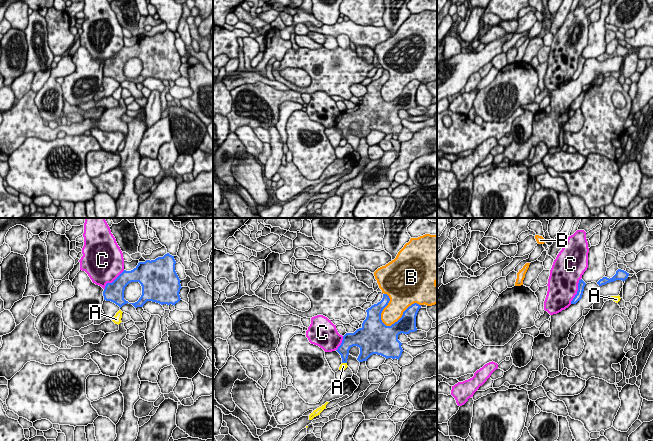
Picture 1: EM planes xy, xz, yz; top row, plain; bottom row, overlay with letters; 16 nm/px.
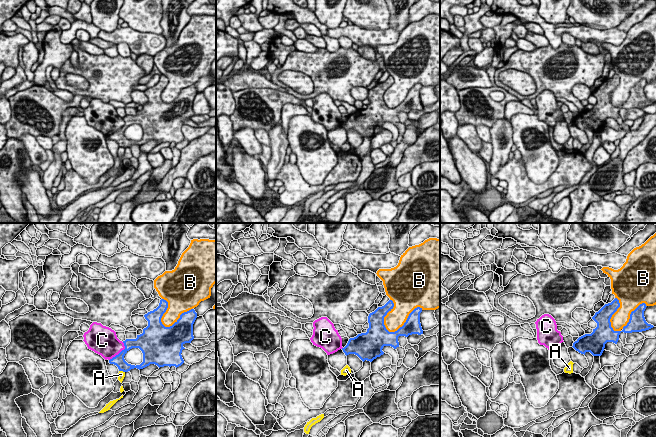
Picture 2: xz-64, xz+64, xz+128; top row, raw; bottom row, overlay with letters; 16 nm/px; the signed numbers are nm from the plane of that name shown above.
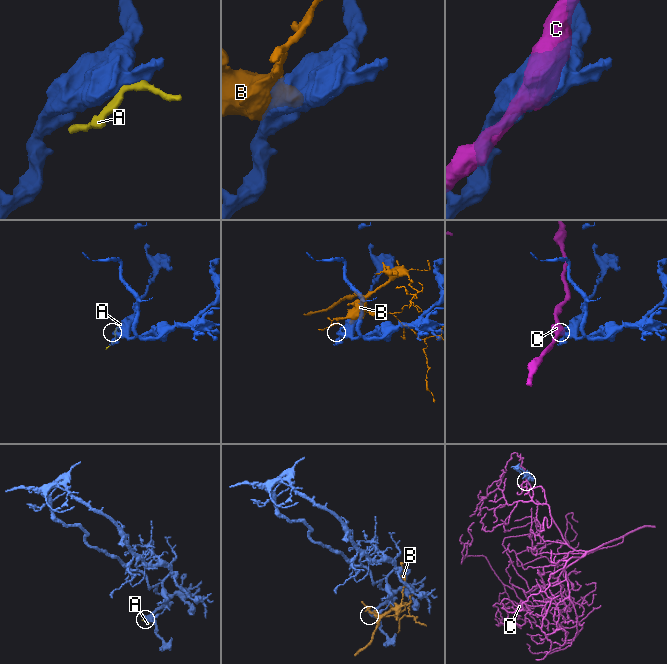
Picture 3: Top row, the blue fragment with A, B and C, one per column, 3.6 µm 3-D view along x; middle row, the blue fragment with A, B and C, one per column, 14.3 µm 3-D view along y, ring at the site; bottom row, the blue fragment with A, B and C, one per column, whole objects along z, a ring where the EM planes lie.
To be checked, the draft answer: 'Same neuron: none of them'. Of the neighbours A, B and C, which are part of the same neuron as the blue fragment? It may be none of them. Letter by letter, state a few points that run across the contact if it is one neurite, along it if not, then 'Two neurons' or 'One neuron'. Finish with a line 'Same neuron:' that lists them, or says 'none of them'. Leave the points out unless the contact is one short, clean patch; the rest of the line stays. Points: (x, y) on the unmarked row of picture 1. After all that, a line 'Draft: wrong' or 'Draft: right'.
A: Two neurons
B: Two neurons
C: Two neurons
Same neuron: none of them
Draft: right

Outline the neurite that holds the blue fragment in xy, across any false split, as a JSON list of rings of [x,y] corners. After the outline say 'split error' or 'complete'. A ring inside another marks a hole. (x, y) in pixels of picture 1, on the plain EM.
[[[169,29],[155,36],[139,38],[133,46],[124,46],[112,59],[106,60],[103,67],[104,76],[121,84],[129,79],[124,75],[125,63],[131,58],[139,58],[142,71],[137,78],[129,80],[137,84],[143,83],[147,77],[152,77],[175,82],[181,76],[179,68],[182,64],[175,40],[174,32]]]; complete

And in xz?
[[[383,70],[383,74],[377,80],[366,86],[367,93],[362,99],[362,103],[354,109],[346,109],[343,112],[341,121],[336,126],[342,134],[342,139],[347,139],[349,126],[353,122],[360,124],[357,134],[359,138],[367,137],[373,131],[381,131],[386,135],[398,135],[401,133],[403,125],[402,119],[398,116],[398,111],[409,110],[417,107],[416,92],[421,81],[414,79],[409,82],[402,93],[392,100],[386,102],[381,96],[381,89],[388,81],[390,74]]]; complete

